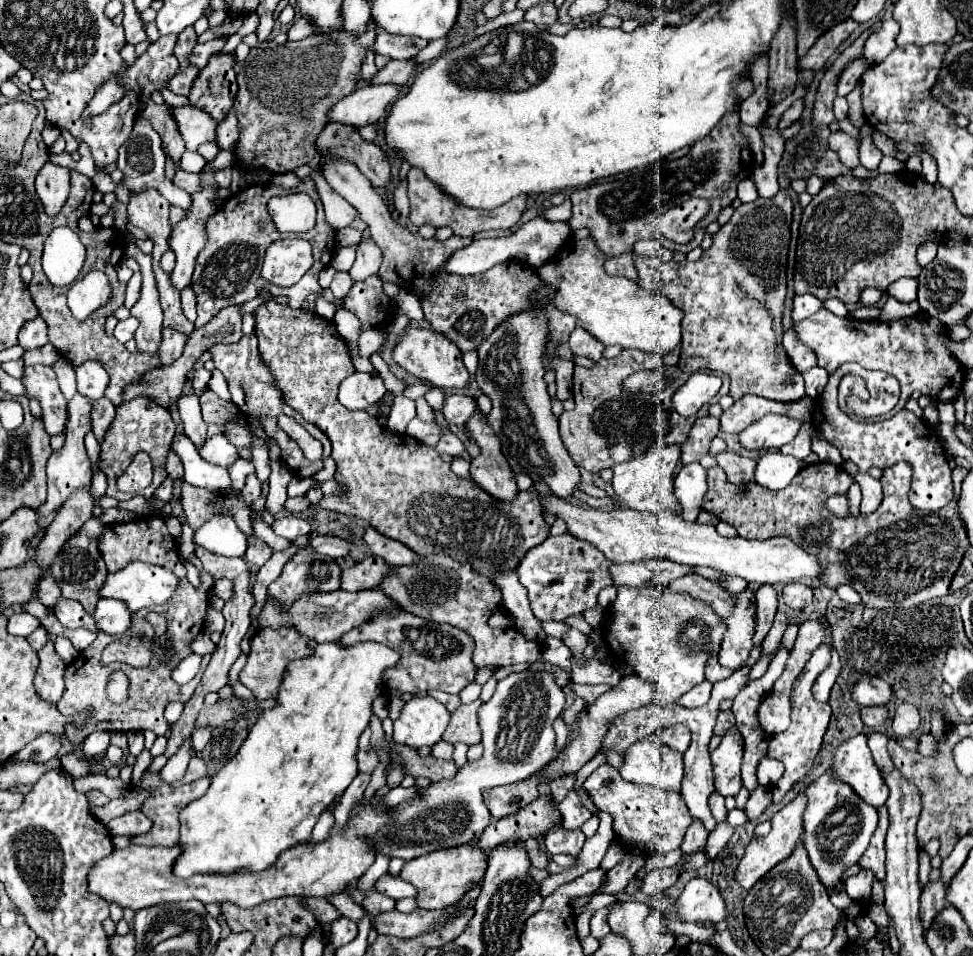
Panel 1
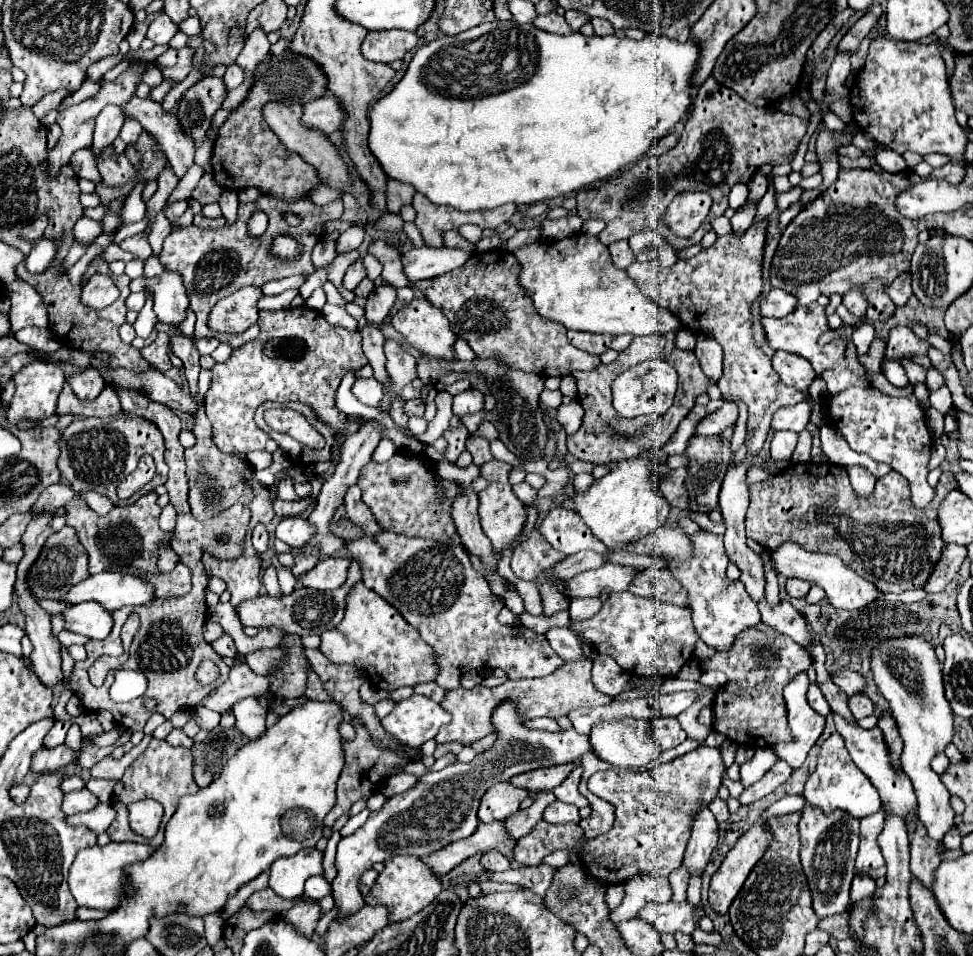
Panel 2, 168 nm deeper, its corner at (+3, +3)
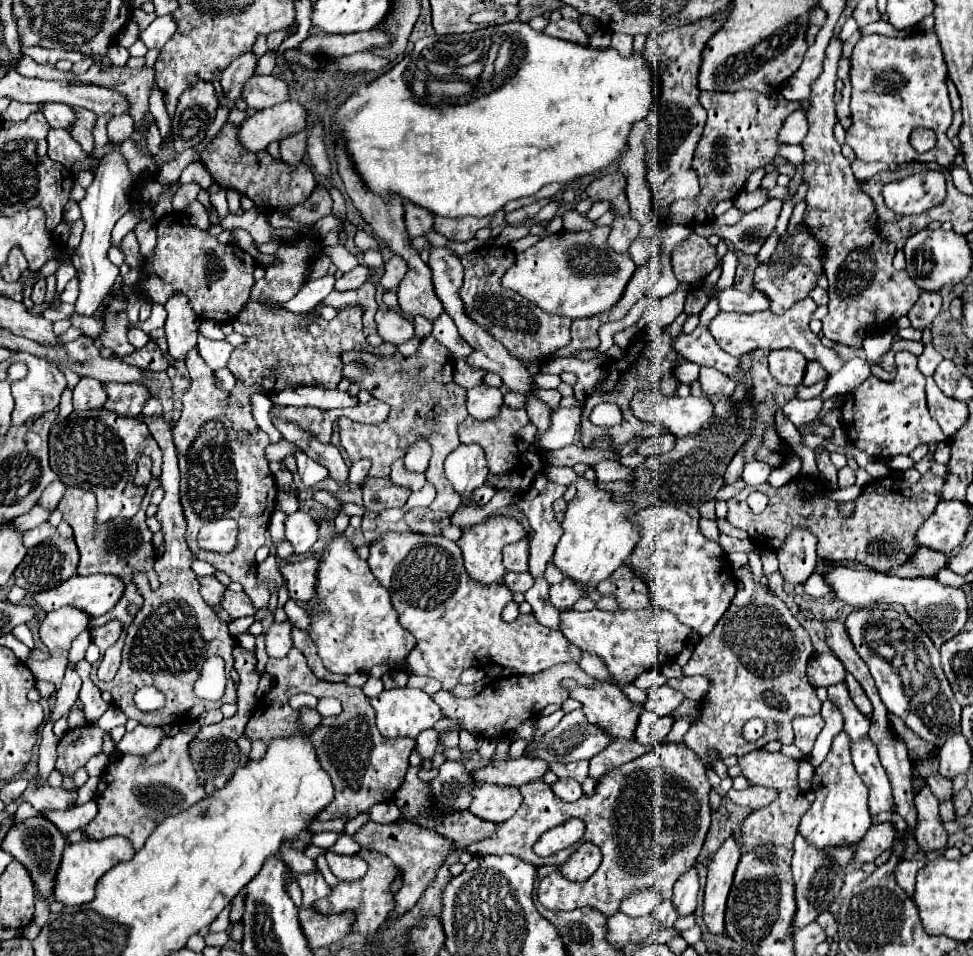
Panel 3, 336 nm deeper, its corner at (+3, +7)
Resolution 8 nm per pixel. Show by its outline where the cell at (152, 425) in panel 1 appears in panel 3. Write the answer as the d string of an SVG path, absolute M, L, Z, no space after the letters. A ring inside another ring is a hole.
M72 411L66 419L58 419L50 431L50 467L64 485L90 489L96 495L98 523L130 519L140 511L144 491L138 491L138 487L132 485L132 479L136 461L142 455L154 459L154 475L160 477L162 451L148 427L140 419L126 419L112 411Z

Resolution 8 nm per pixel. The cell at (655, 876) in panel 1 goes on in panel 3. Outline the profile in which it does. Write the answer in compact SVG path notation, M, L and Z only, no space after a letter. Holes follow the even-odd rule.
M644 887L644 889L638 889L632 895L624 897L620 911L630 917L640 917L646 913L652 913L652 907L658 905L660 901L662 901L662 897L658 895L658 891L654 887Z

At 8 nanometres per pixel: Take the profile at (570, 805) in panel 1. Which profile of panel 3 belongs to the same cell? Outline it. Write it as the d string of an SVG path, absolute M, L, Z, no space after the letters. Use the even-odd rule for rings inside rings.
M578 761L578 763L552 763L550 769L558 775L558 779L574 779L578 783L584 783L588 777L588 761Z

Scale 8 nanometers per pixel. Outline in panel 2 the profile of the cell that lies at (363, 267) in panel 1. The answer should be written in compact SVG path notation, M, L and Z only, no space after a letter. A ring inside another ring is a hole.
M358 259L358 261L346 271L346 275L344 275L344 287L346 287L348 291L354 291L364 277L366 277L366 269L364 269L362 261Z

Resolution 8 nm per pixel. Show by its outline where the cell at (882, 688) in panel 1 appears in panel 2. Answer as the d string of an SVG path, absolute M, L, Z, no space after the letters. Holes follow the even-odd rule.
M842 669L838 673L832 675L832 681L846 693L846 695L854 695L866 689L866 681L860 673L854 673L850 669Z

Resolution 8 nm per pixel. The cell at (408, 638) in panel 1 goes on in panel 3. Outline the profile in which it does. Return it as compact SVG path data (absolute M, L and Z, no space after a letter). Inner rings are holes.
M336 533L326 547L318 569L318 595L308 603L314 601L322 603L322 613L312 617L310 637L318 645L318 655L328 671L352 675L386 663L390 669L412 675L410 667L406 667L406 655L414 647L414 637L398 623L388 591L380 587L368 563L356 555L344 535Z

